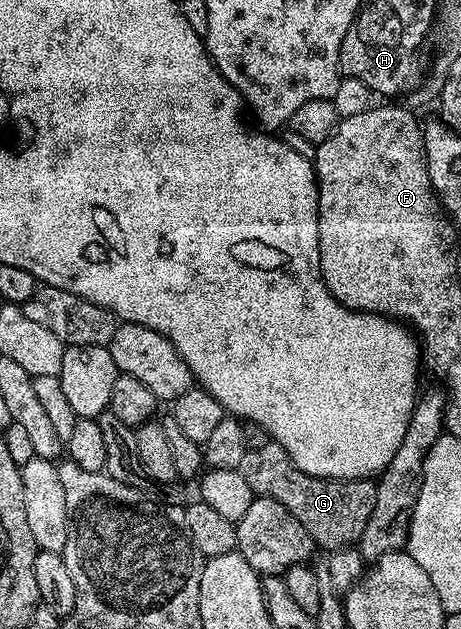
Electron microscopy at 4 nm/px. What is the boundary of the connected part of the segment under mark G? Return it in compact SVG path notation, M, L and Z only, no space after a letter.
M271 441L262 445L262 449L249 450L238 470L246 477L253 496L286 505L286 509L302 521L302 529L310 533L313 544L317 548L325 547L328 553L359 544L362 529L366 529L366 521L370 521L370 513L374 513L376 485L372 479L319 479L298 469L290 453Z

